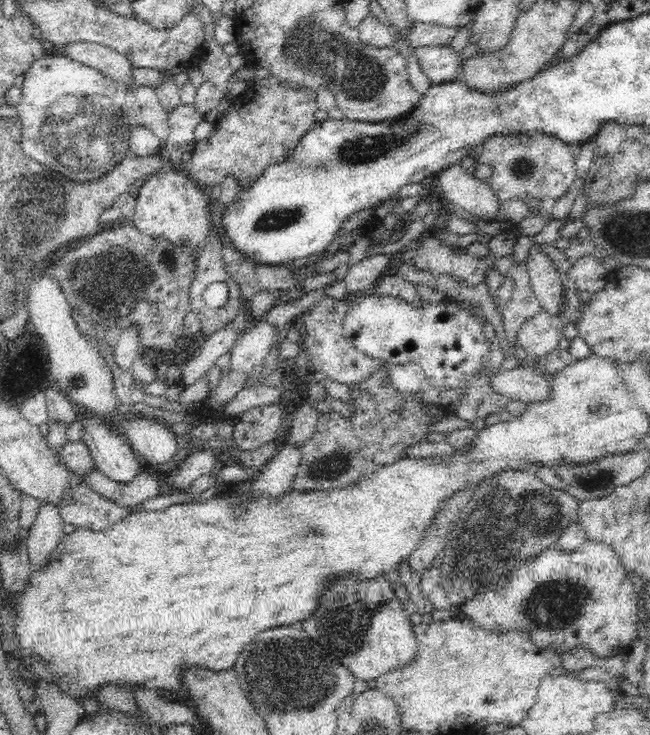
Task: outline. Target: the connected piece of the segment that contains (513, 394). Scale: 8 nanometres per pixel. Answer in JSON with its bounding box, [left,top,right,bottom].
[490,366,552,404]

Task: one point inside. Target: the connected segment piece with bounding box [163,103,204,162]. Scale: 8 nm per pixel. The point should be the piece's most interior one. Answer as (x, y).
(184, 119)

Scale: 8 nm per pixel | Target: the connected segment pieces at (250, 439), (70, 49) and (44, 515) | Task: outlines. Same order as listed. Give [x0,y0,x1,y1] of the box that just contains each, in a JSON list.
[[233,404,287,451],[54,42,132,87],[26,501,65,567]]

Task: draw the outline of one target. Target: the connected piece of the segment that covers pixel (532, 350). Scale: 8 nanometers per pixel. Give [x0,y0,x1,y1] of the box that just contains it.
[516,309,561,362]

